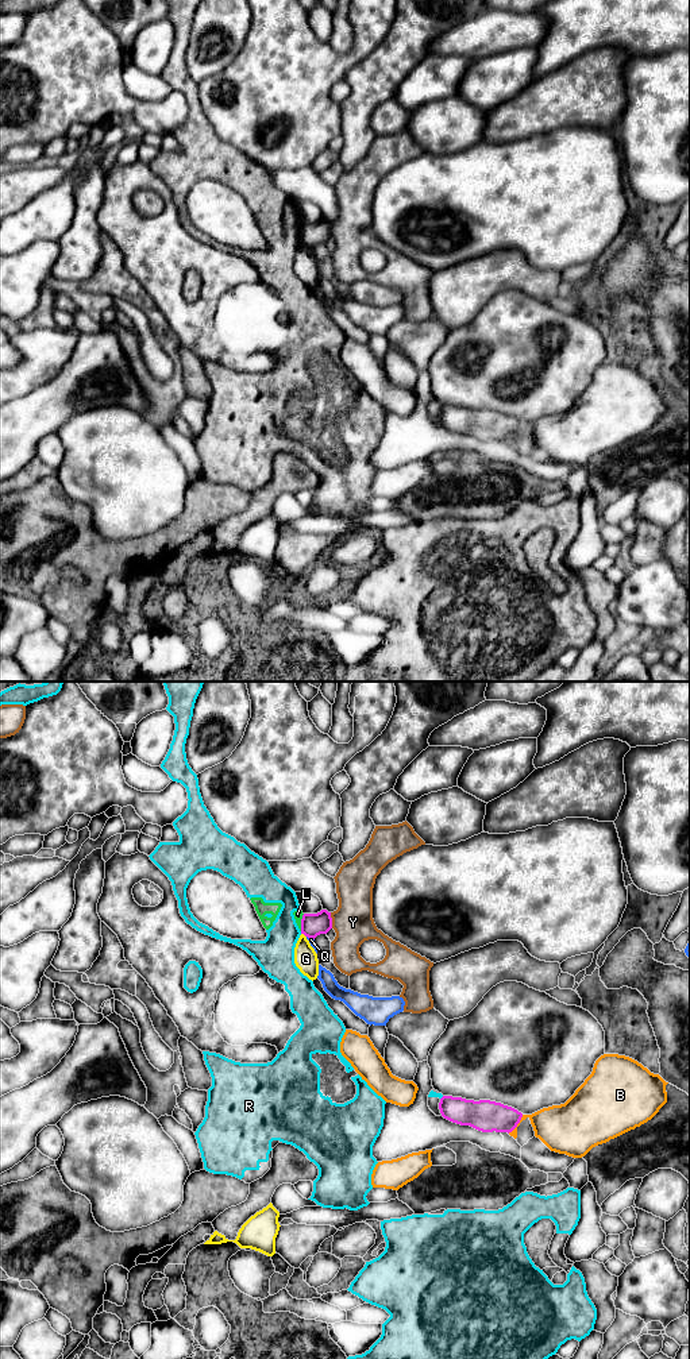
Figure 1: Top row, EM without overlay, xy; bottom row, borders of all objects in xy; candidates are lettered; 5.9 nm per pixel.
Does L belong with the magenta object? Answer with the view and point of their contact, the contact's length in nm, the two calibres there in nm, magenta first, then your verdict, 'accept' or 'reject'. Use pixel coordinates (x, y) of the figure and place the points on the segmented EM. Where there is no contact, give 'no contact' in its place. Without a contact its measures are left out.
contact xy (301, 922); length 110 nm; calibres 140 and 50 nm; reject

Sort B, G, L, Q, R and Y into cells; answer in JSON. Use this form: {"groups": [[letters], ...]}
{"groups": [["B"], ["G"], ["L", "R"], ["Q"], ["Y"]]}

